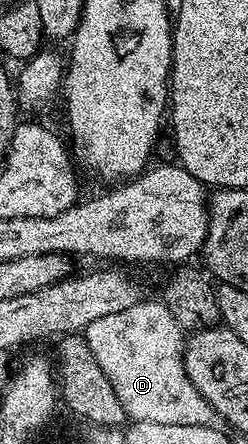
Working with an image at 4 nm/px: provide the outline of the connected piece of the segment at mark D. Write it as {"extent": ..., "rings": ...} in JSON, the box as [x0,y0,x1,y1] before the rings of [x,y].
{"extent":[85,300,216,425],"rings":[[[140,300],[125,312],[101,316],[87,326],[85,337],[132,423],[216,425],[215,409],[193,388],[193,380],[185,372],[185,331],[162,300]]]}

